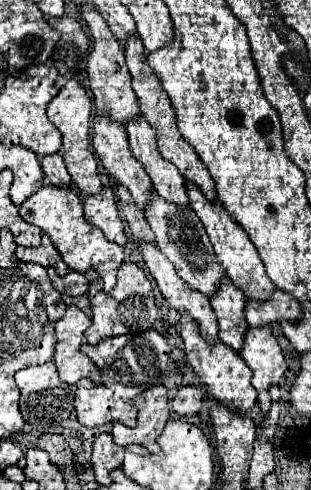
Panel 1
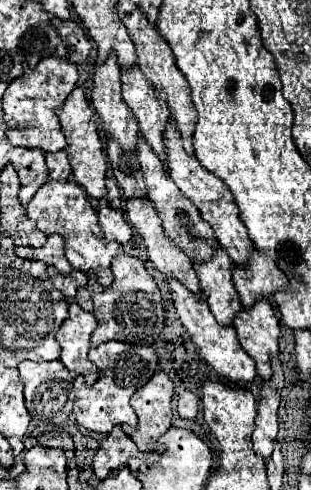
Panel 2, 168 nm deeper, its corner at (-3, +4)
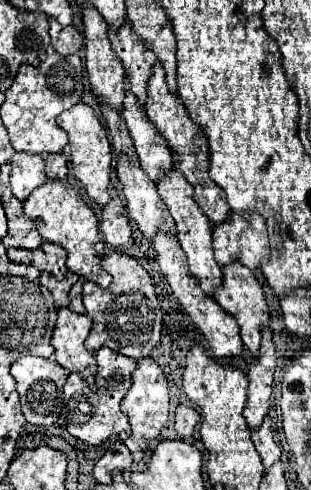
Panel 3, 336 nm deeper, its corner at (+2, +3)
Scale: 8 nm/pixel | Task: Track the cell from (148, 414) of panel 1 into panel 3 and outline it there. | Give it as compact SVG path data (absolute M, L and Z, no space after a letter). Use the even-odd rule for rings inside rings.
M142 358L138 362L138 368L132 372L132 386L122 398L122 412L128 416L128 422L132 426L130 438L124 440L128 446L134 462L140 462L144 456L144 450L148 450L150 442L158 438L160 430L166 426L169 418L169 385L162 368L152 358Z

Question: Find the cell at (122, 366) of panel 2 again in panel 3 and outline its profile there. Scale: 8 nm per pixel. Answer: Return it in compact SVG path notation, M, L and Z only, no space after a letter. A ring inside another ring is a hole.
M100 348L96 352L98 360L98 374L96 374L96 390L90 390L84 382L66 382L64 384L64 402L66 408L60 412L60 424L78 440L100 446L102 442L110 440L112 436L118 436L120 432L130 434L128 418L120 412L120 400L130 388L130 374L138 366L136 360L130 360L110 348Z

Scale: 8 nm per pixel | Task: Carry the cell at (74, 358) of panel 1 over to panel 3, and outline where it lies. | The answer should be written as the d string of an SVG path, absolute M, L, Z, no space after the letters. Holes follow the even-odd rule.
M60 308L50 342L56 350L54 356L58 364L68 372L82 374L88 382L96 378L96 356L84 346L90 328L92 320L88 316L74 314L70 308Z

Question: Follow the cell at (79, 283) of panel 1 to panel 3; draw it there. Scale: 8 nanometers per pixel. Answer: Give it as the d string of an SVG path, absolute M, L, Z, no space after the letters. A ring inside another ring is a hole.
M42 272L40 274L40 284L44 284L44 288L48 288L54 296L54 304L56 308L62 308L62 306L70 306L70 298L68 298L68 292L72 288L72 284L78 280L76 274L72 272L66 272L66 276L62 280L56 280L54 276L50 276L48 272Z

